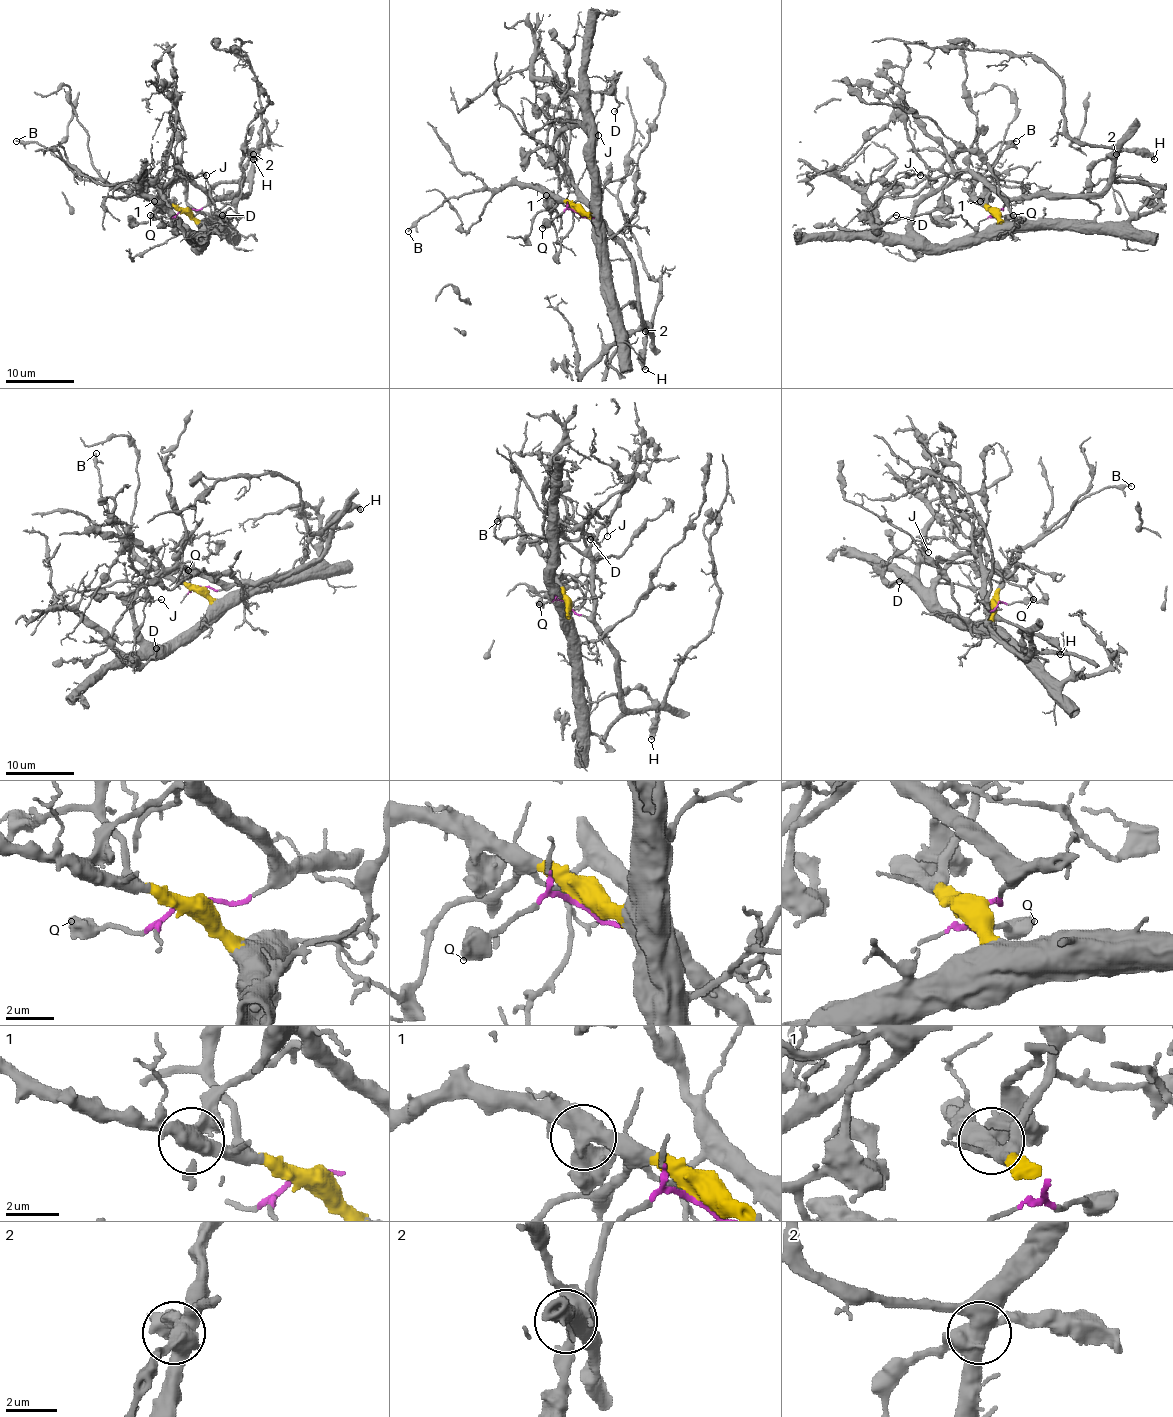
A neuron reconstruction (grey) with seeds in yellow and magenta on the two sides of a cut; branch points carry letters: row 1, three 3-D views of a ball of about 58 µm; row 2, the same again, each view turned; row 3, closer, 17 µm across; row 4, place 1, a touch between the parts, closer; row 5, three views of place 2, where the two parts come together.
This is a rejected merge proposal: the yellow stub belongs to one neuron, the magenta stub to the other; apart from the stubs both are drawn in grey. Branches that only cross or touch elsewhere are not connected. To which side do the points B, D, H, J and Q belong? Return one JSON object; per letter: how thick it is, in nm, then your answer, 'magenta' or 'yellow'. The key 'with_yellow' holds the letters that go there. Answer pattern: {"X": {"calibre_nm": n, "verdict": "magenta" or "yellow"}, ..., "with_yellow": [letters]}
{"B": {"calibre_nm": 200, "verdict": "yellow"}, "D": {"calibre_nm": 160, "verdict": "yellow"}, "H": {"calibre_nm": 420, "verdict": "yellow"}, "J": {"calibre_nm": 100, "verdict": "magenta"}, "Q": {"calibre_nm": 600, "verdict": "magenta"}, "with_yellow": ["B", "D", "H"]}

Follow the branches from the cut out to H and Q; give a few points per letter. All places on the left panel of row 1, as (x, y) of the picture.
H: (186, 209), (198, 221), (215, 221), (219, 211), (237, 197), (239, 177), (253, 151), (253, 159)
Q: (186, 209), (167, 218), (150, 214)

